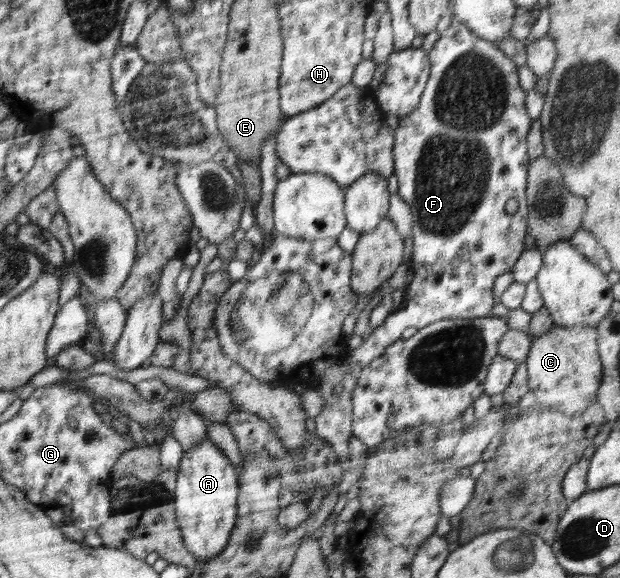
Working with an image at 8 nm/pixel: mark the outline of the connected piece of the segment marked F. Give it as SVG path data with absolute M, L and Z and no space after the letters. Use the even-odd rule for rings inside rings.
M453 20L449 28L444 30L440 39L436 41L429 52L430 73L424 91L420 97L418 105L404 118L399 118L398 128L394 130L394 175L398 177L398 195L408 202L408 207L412 211L412 229L413 251L410 264L413 266L414 277L412 281L403 290L405 295L405 305L401 310L390 314L386 321L371 331L371 334L365 338L362 344L350 350L350 353L344 357L342 368L348 368L346 372L352 372L359 375L374 358L379 358L381 353L397 339L401 338L402 331L407 327L416 327L418 330L440 320L450 320L452 318L461 318L464 320L478 317L492 316L492 307L496 303L492 287L494 281L499 275L510 272L520 254L524 251L524 239L527 234L527 177L528 164L530 159L527 154L527 135L532 123L531 117L528 117L525 107L526 92L519 84L519 73L516 64L510 57L507 57L498 47L490 44L488 41L475 35L468 26ZM510 199L519 201L518 210L513 215L506 212L506 203Z

